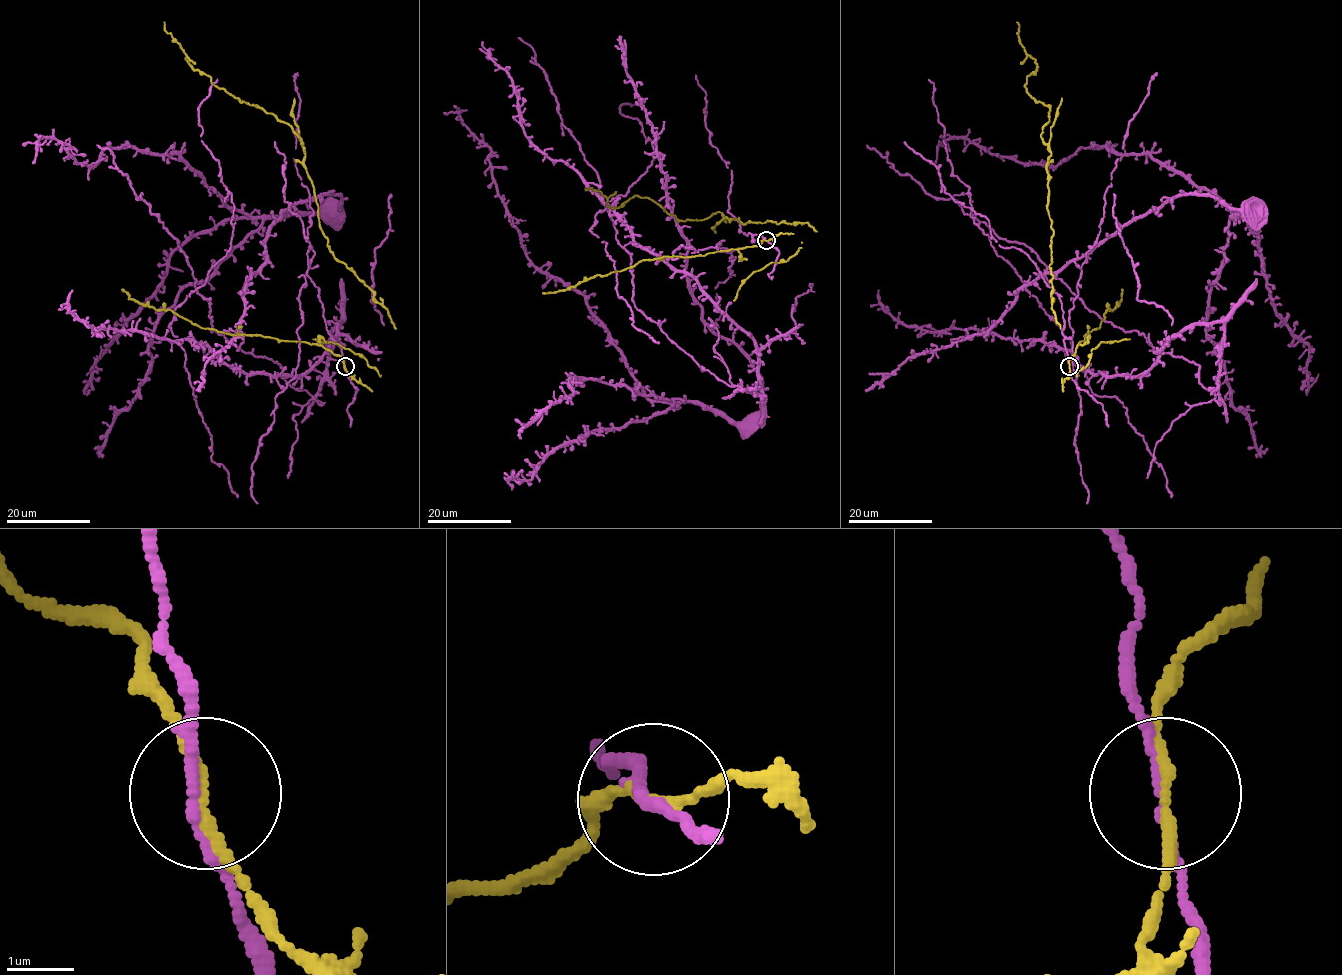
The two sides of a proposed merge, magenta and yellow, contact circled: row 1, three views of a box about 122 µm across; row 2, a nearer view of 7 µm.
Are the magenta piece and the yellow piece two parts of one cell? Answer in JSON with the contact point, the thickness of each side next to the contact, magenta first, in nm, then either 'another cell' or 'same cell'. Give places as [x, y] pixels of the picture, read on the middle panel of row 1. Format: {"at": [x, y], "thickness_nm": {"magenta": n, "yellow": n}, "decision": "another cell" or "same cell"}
{"at": [766, 240], "thickness_nm": {"magenta": 140, "yellow": 170}, "decision": "another cell"}

